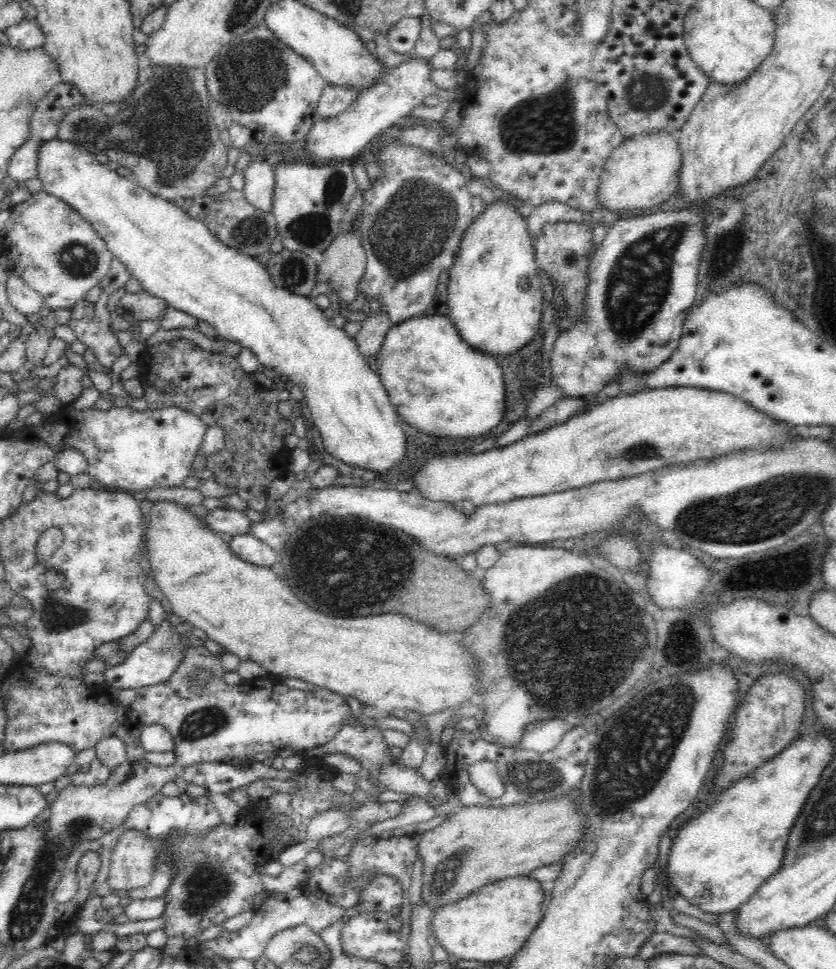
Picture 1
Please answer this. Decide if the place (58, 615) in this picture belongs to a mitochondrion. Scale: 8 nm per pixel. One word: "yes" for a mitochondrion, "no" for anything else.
yes

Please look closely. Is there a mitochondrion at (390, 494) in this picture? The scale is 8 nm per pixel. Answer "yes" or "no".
no

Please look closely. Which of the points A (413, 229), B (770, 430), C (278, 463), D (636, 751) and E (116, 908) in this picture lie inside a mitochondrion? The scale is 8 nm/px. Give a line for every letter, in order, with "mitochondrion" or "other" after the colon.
A: mitochondrion
B: other
C: other
D: mitochondrion
E: other

